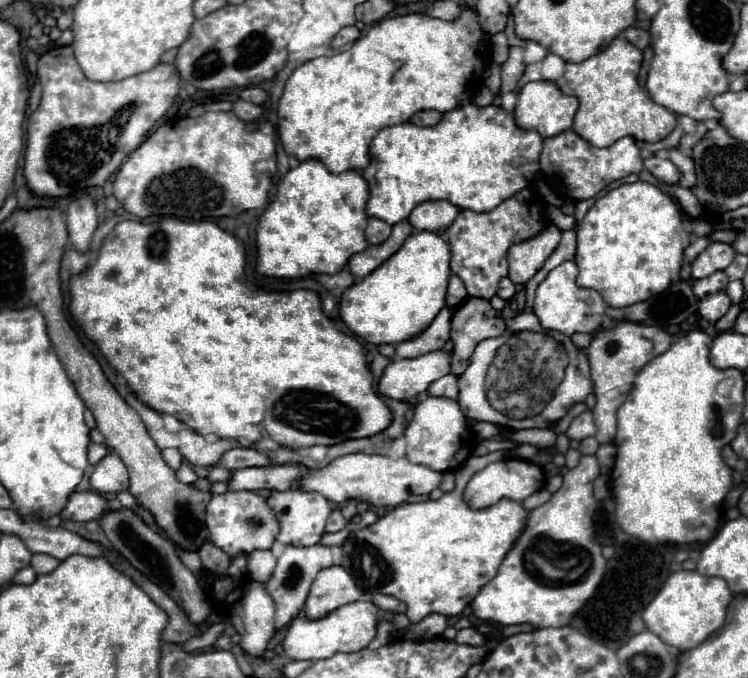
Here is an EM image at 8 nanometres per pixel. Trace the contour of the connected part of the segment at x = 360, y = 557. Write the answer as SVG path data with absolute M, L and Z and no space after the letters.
M501 451L485 456L470 456L454 474L456 480L454 490L446 492L440 500L400 504L388 514L384 514L376 524L350 532L348 542L342 546L346 552L342 566L352 574L358 588L362 592L388 594L406 602L408 606L406 616L410 622L420 622L422 618L434 612L444 616L458 616L466 608L466 604L470 604L472 598L480 592L480 588L486 582L490 582L490 578L498 572L502 558L514 546L528 518L528 510L524 510L520 502L510 498L502 498L488 510L472 510L462 500L462 492L472 475L498 460L501 460Z

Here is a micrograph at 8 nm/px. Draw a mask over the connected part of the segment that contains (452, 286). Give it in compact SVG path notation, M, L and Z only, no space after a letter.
M456 276L450 278L450 284L448 284L448 294L446 294L446 304L448 306L460 306L464 300L468 298L468 292L464 290L464 282Z

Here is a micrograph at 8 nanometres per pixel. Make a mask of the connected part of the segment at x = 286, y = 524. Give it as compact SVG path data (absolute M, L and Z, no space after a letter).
M284 490L284 492L272 492L268 498L268 506L274 510L278 522L280 522L280 534L278 542L282 544L294 544L294 546L314 546L320 544L320 538L324 534L326 520L332 512L330 502L322 494L312 494L304 490Z

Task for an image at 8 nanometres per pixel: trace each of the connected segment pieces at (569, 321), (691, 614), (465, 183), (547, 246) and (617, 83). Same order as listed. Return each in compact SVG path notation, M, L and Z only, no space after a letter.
M572 260L562 262L556 266L540 284L534 298L534 314L540 318L540 324L548 330L560 330L566 336L572 336L574 332L594 332L604 322L604 310L606 304L602 296L596 290L580 288L576 284L578 268Z
M678 570L668 576L656 598L644 610L642 618L648 630L658 634L664 642L680 650L690 650L722 628L730 600L732 592L722 578L710 578L698 572Z
M462 104L444 112L436 126L404 122L382 128L370 144L370 164L362 172L370 184L366 212L388 224L398 224L416 204L426 200L448 200L474 212L494 210L538 174L540 150L542 136L534 130L522 130L512 112L494 104Z
M548 226L536 238L514 244L508 250L508 262L510 262L508 278L514 284L526 284L542 268L552 250L558 246L560 236L562 232L556 226Z
M616 38L608 48L580 64L566 64L566 72L556 84L564 94L580 100L572 130L592 146L604 148L624 136L644 142L660 142L674 130L676 114L660 104L654 104L646 90L638 84L640 64L642 50L624 38Z

